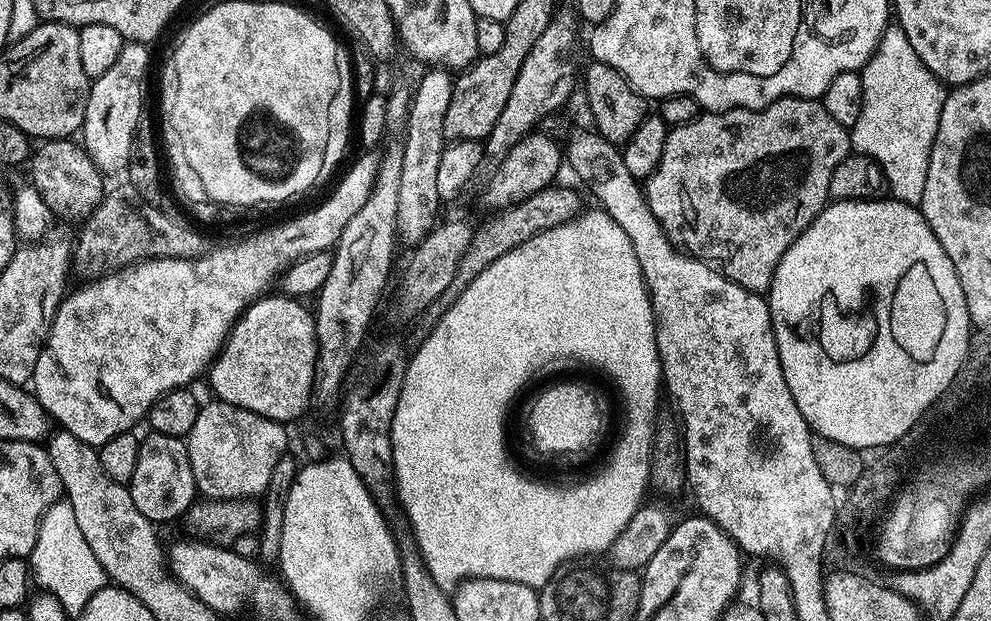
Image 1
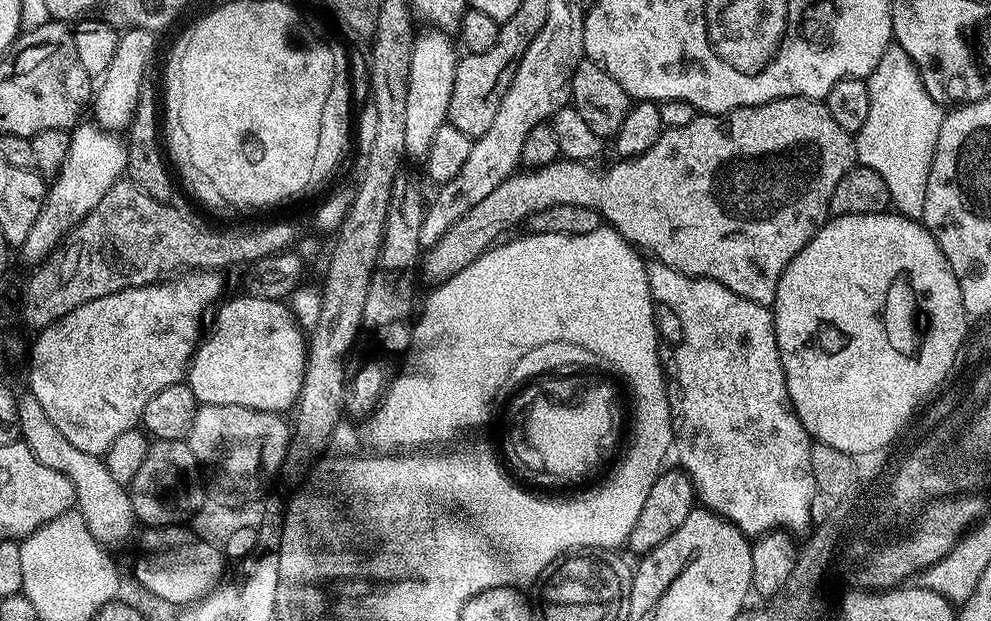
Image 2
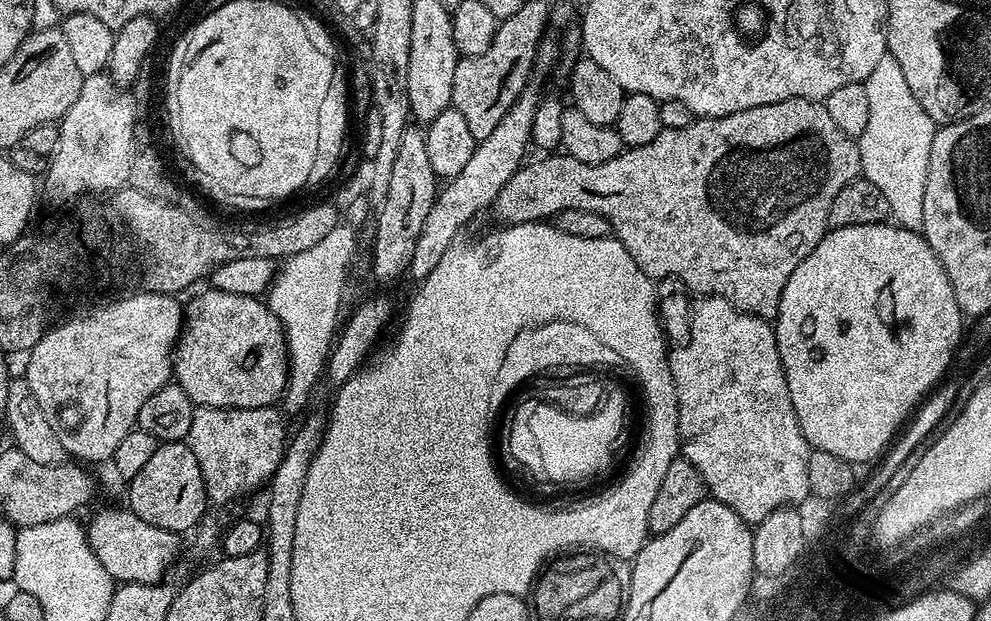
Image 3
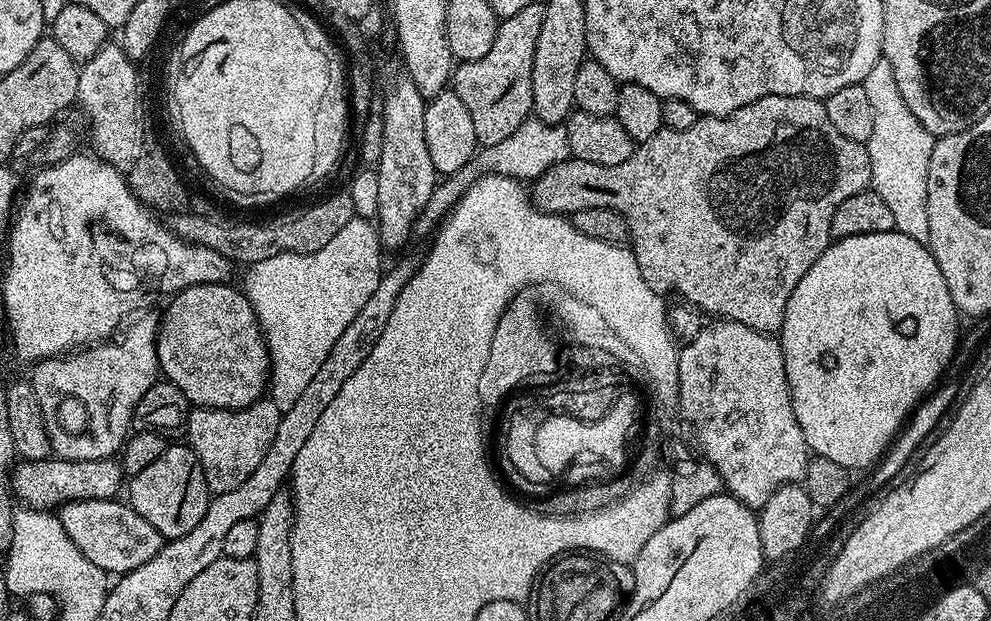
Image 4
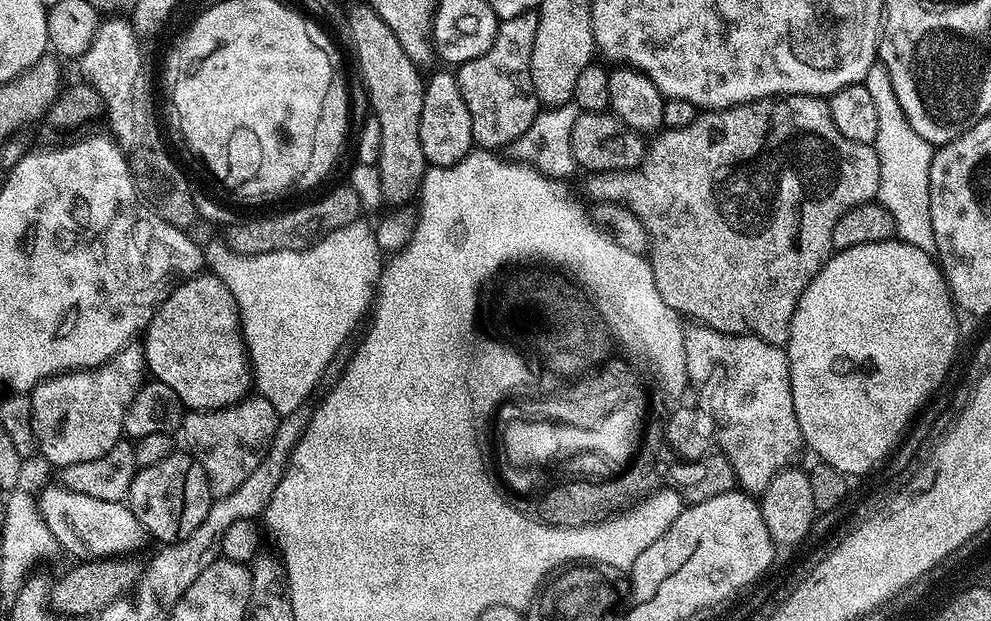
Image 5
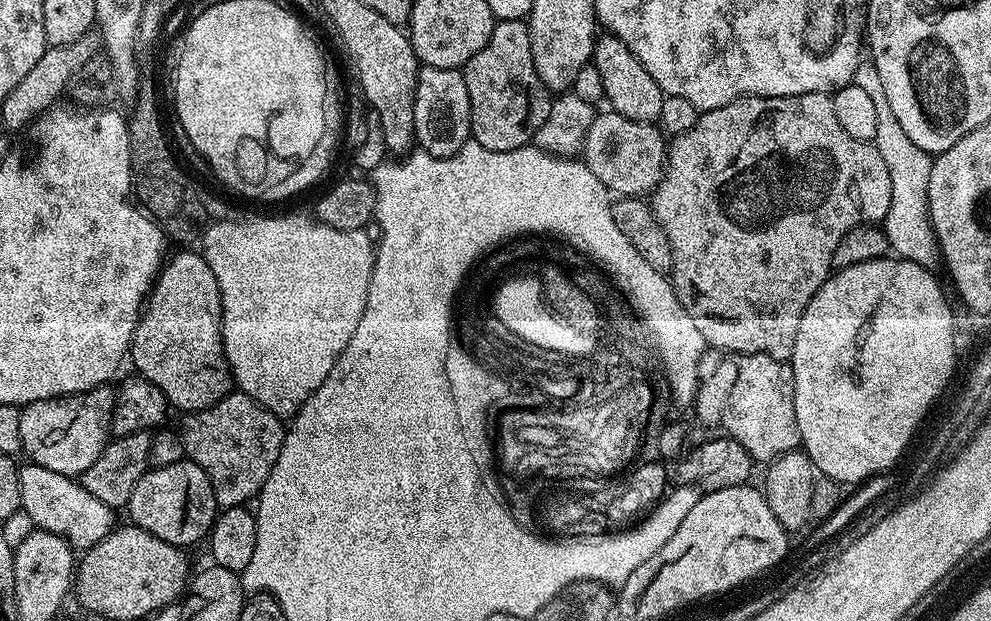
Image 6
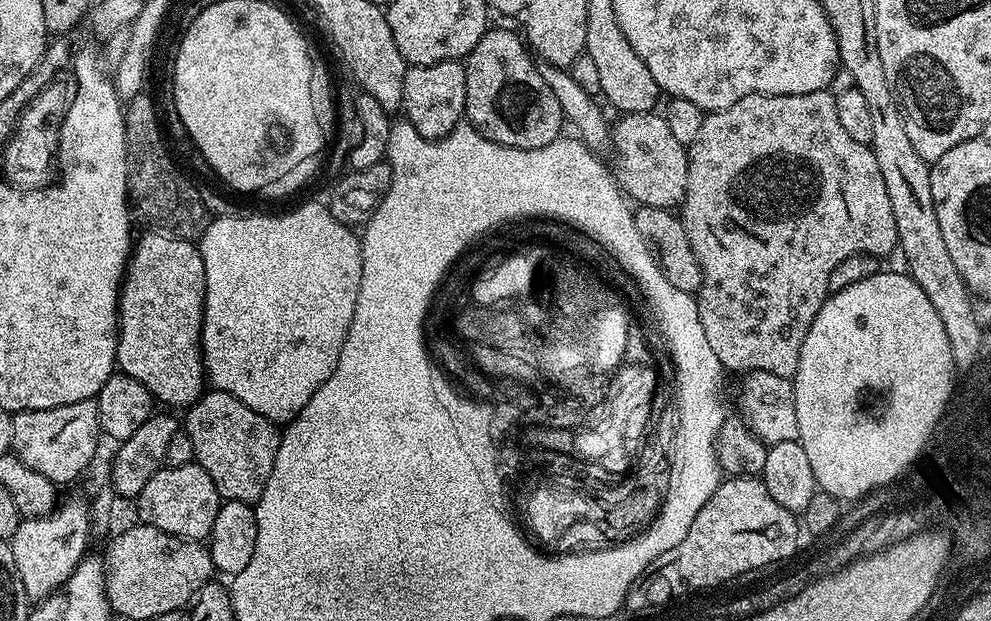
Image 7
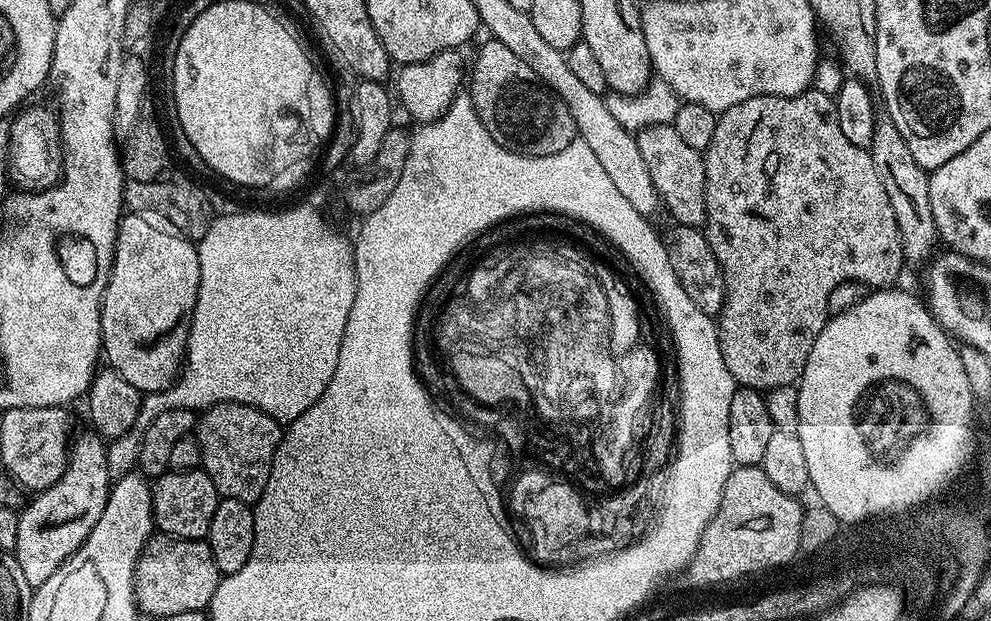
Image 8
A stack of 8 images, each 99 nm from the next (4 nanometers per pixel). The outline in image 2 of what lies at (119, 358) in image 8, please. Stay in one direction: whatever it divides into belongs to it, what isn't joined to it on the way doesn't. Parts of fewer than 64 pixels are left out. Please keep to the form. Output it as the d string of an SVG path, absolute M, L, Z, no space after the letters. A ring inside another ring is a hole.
M243 299L237 302L236 308L229 310L228 324L220 328L220 340L214 341L212 348L205 350L204 356L195 357L196 395L205 404L237 404L254 410L287 413L287 408L289 407L289 411L299 401L302 390L304 364L308 360L305 329L291 307L285 306L281 301Z

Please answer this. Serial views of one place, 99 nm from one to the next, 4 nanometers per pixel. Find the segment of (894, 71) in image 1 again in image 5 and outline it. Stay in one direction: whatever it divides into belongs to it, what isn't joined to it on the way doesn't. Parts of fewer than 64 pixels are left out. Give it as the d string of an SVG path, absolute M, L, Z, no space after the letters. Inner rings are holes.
M879 62L872 64L862 81L870 90L870 99L878 114L878 138L875 142L878 154L878 174L880 175L880 195L878 202L894 218L896 236L918 250L935 253L934 226L930 226L930 162L934 146L910 126L910 118L902 114L898 98L890 82L886 66Z

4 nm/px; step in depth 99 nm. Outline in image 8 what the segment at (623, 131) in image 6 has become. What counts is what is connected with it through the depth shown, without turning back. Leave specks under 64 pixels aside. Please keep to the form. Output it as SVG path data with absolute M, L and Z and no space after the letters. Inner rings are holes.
M650 124L636 136L636 142L666 212L668 208L676 224L700 228L706 218L705 157L687 144L672 124Z

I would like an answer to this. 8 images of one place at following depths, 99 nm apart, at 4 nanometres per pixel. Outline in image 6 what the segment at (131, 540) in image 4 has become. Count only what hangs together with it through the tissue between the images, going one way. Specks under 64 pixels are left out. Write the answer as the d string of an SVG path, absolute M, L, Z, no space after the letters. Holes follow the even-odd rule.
M31 462L20 468L22 482L22 510L32 519L39 531L53 532L68 541L76 550L92 548L117 527L117 513L106 502L98 502L83 484L66 474L54 474Z

